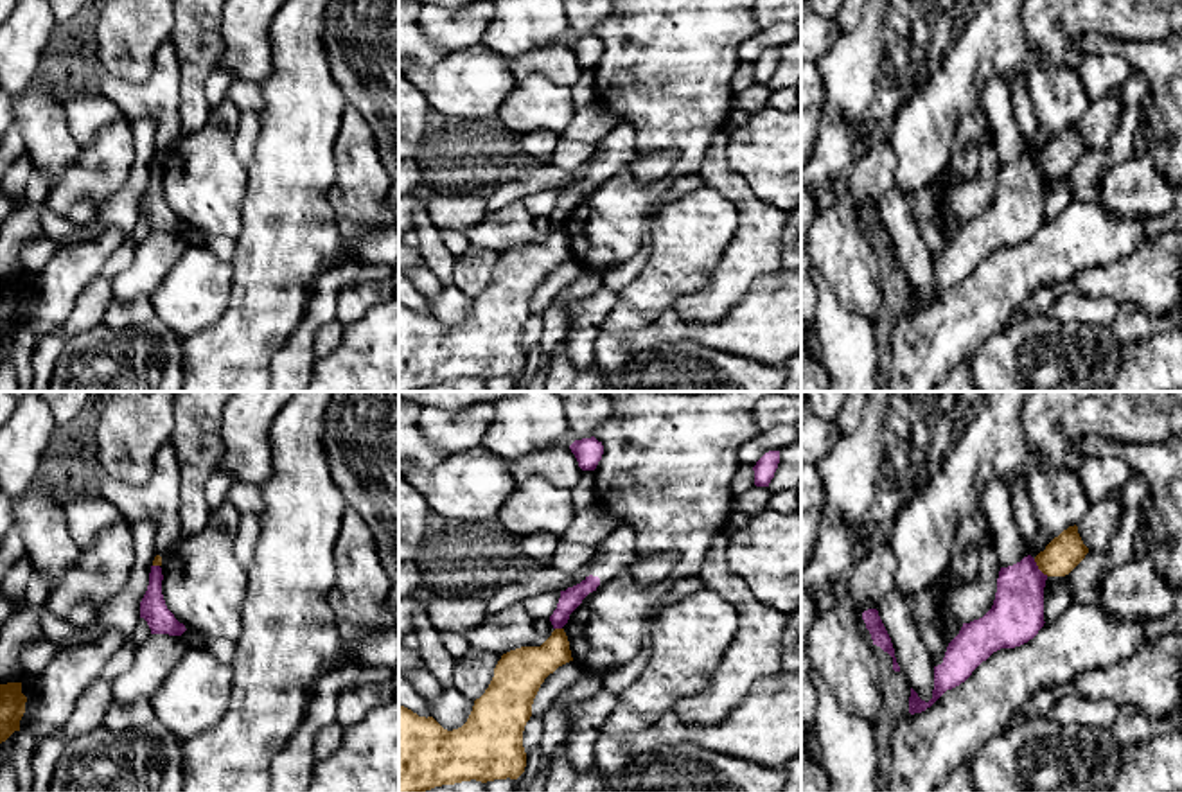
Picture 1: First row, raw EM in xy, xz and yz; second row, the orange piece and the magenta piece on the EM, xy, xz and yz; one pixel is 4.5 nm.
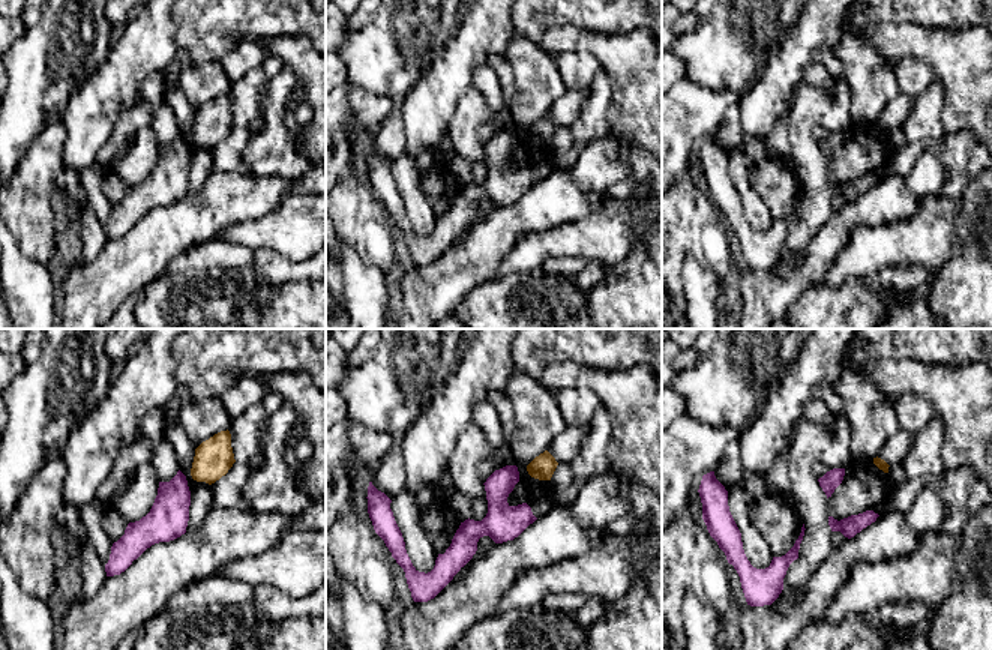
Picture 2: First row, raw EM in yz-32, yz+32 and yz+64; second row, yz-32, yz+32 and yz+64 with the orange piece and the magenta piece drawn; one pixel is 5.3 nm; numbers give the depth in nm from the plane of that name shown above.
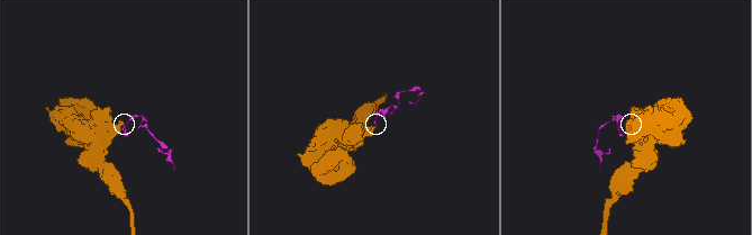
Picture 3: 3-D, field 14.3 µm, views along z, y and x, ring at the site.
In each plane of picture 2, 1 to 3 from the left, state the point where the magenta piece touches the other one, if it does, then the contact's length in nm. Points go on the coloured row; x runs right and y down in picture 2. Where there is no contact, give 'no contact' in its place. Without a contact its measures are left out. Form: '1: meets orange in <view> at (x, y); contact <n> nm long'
1: no contact
2: no contact
3: no contact

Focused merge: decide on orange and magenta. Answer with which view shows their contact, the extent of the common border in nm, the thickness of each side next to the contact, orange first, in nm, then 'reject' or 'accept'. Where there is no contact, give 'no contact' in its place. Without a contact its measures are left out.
meets orange in yz; contact 100 nm long; 160 nm thick on the orange side, 240 nm on the other; reject

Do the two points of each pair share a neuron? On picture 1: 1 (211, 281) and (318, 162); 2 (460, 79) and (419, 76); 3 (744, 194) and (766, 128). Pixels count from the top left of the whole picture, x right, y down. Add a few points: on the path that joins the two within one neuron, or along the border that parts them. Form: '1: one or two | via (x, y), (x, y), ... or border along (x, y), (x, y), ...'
1: two | border along (232, 264), (232, 291), (225, 306)
2: one | via (449, 79), (430, 79)
3: two | border along (728, 146), (728, 164), (758, 198), (782, 209)

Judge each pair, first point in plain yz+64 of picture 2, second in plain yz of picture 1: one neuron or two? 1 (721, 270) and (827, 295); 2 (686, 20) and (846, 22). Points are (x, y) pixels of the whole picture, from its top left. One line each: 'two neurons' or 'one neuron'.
1: two neurons
2: one neuron

